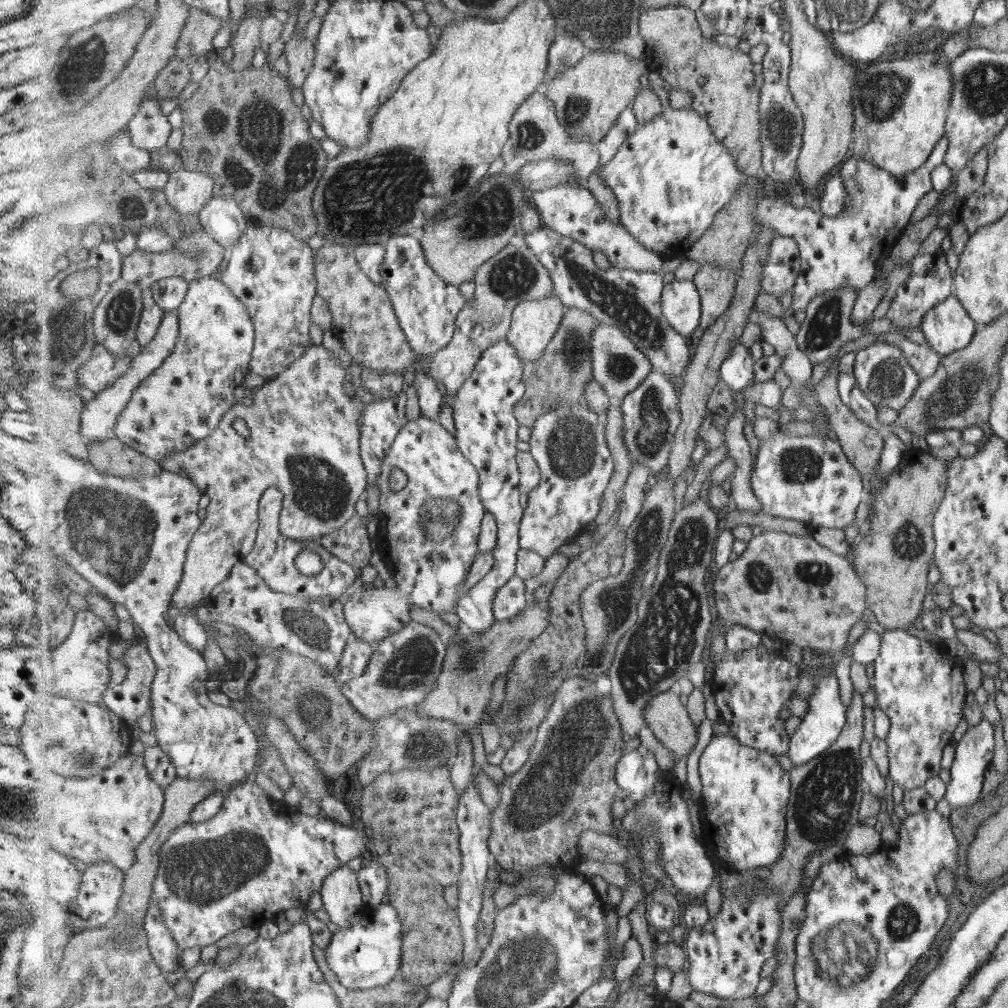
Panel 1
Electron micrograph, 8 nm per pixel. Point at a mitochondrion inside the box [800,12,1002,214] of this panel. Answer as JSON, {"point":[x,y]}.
{"point":[883,95]}

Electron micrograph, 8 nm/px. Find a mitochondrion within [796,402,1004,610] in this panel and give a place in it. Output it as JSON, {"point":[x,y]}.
{"point":[908,542]}

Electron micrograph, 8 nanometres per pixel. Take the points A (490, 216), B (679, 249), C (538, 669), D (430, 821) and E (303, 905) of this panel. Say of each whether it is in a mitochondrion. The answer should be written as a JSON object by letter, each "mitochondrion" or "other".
{"A":"mitochondrion","B":"other","C":"mitochondrion","D":"other","E":"other"}

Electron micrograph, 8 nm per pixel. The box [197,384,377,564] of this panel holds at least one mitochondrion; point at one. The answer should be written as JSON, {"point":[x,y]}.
{"point":[320,491]}

